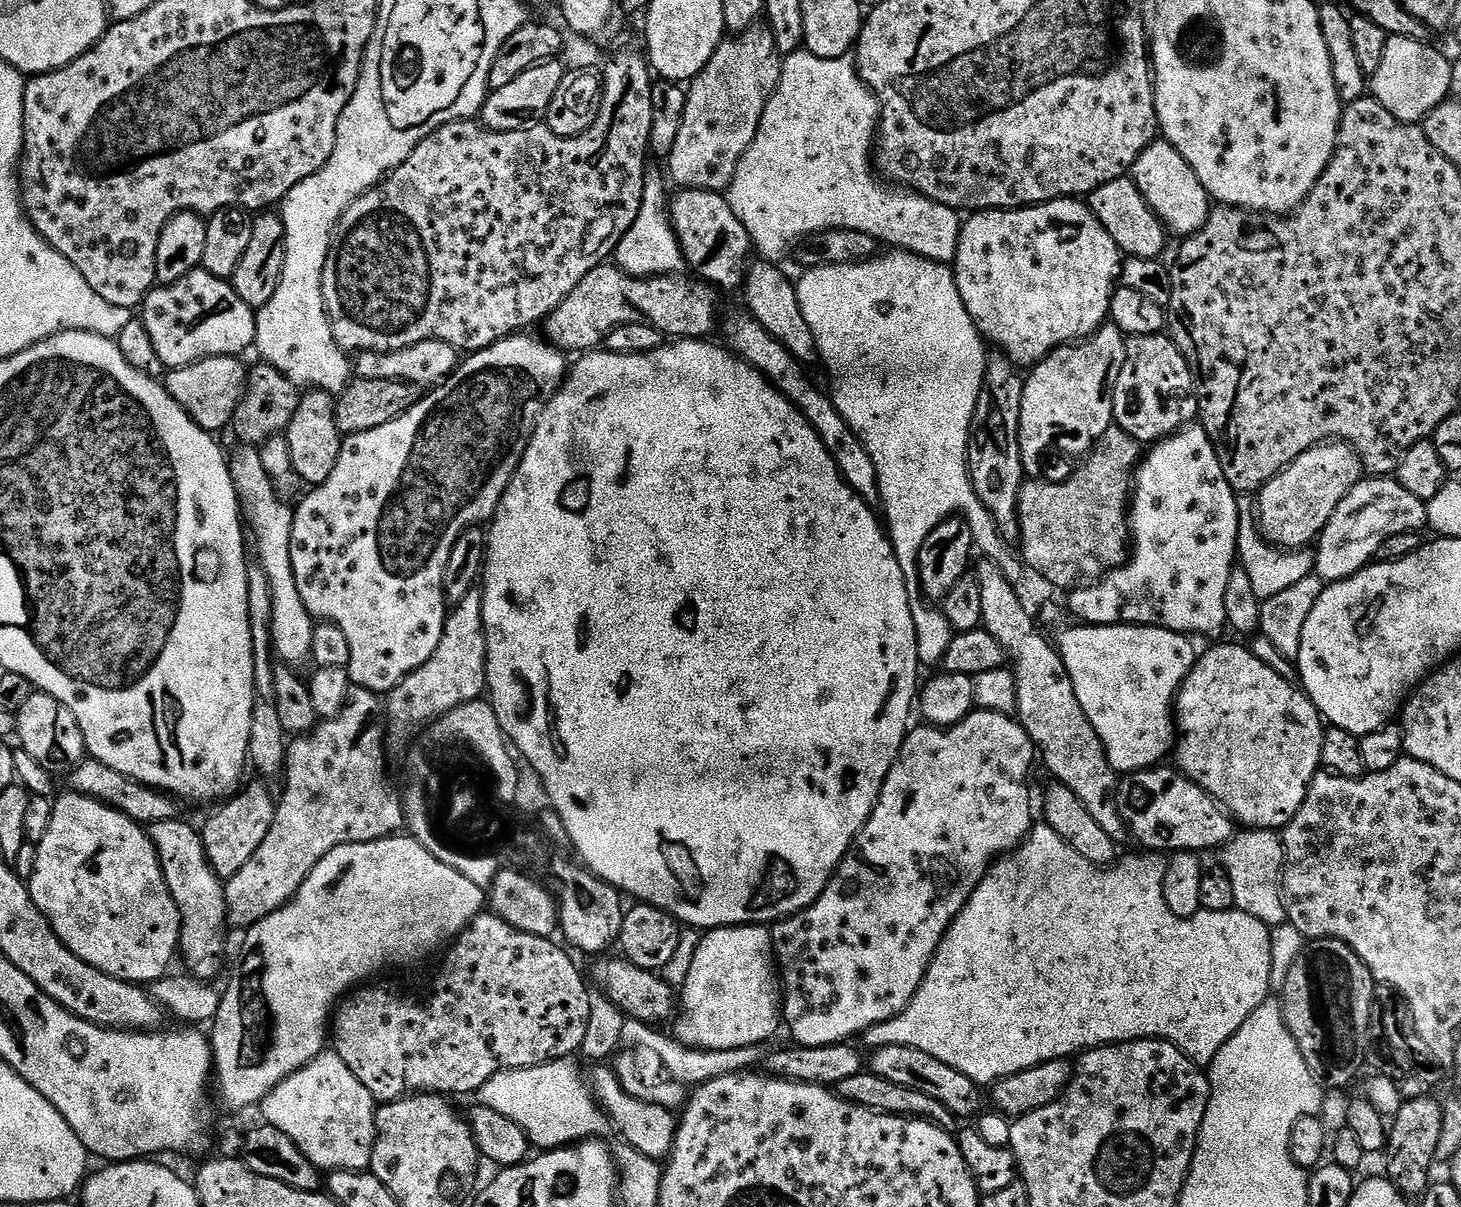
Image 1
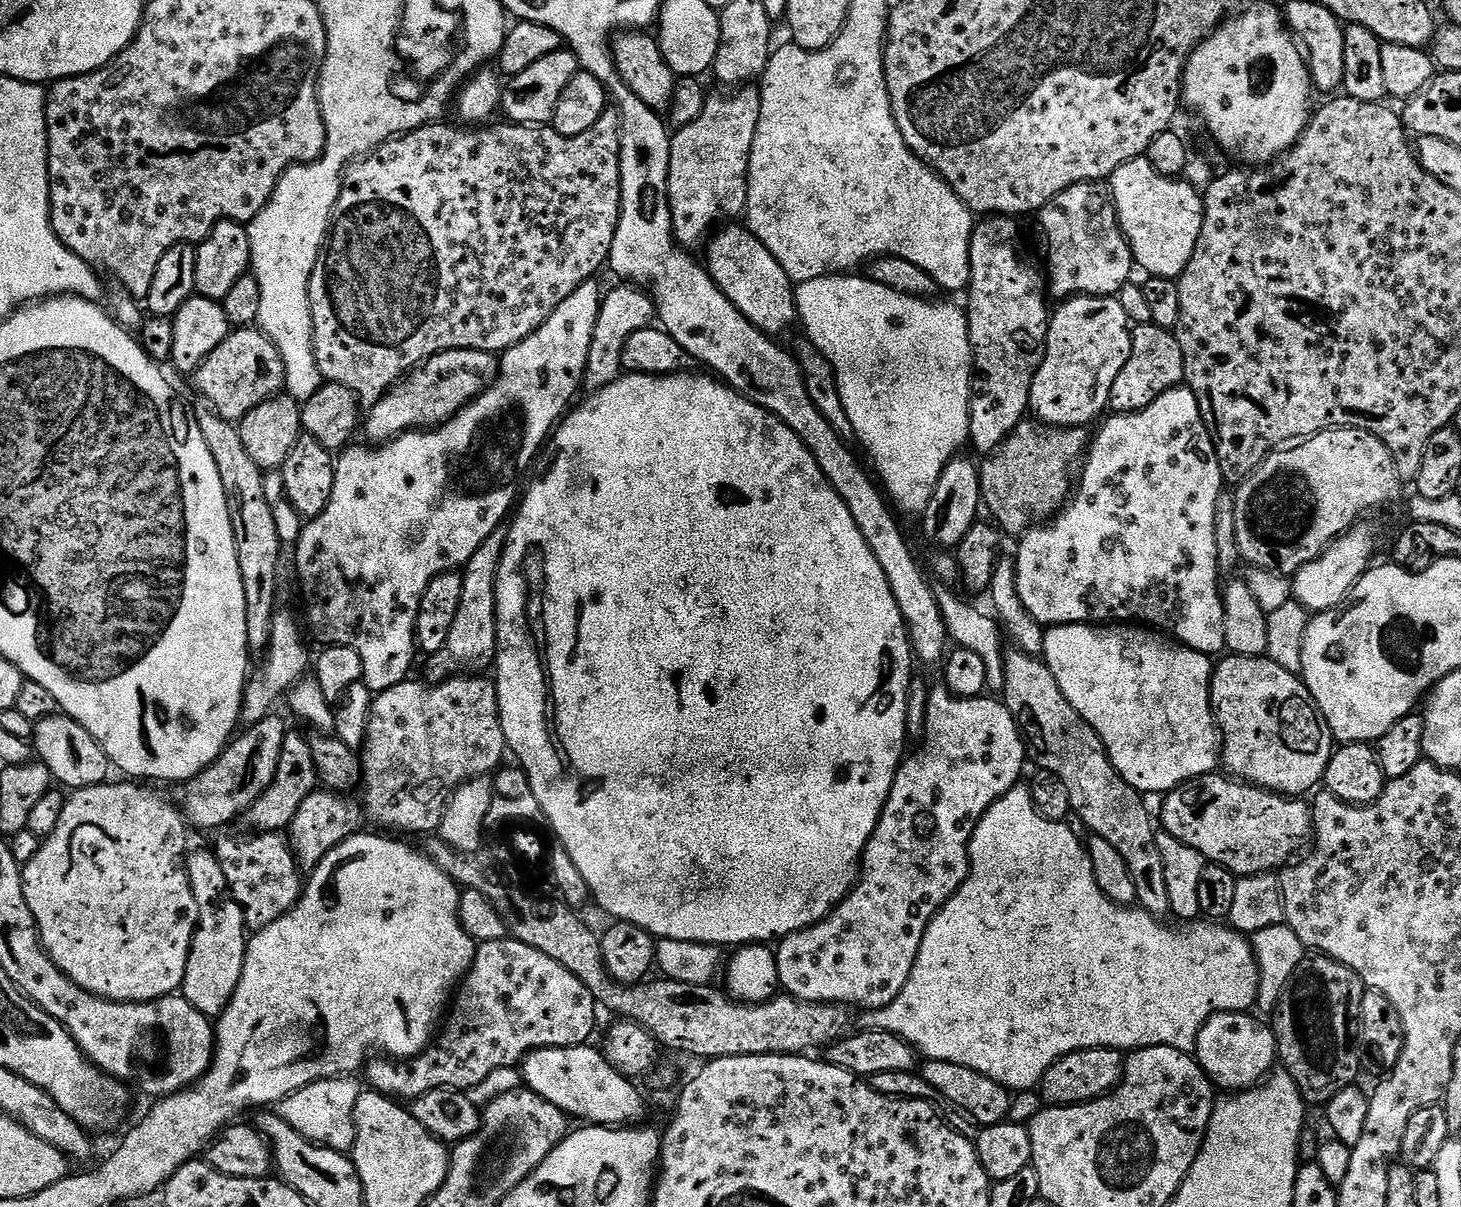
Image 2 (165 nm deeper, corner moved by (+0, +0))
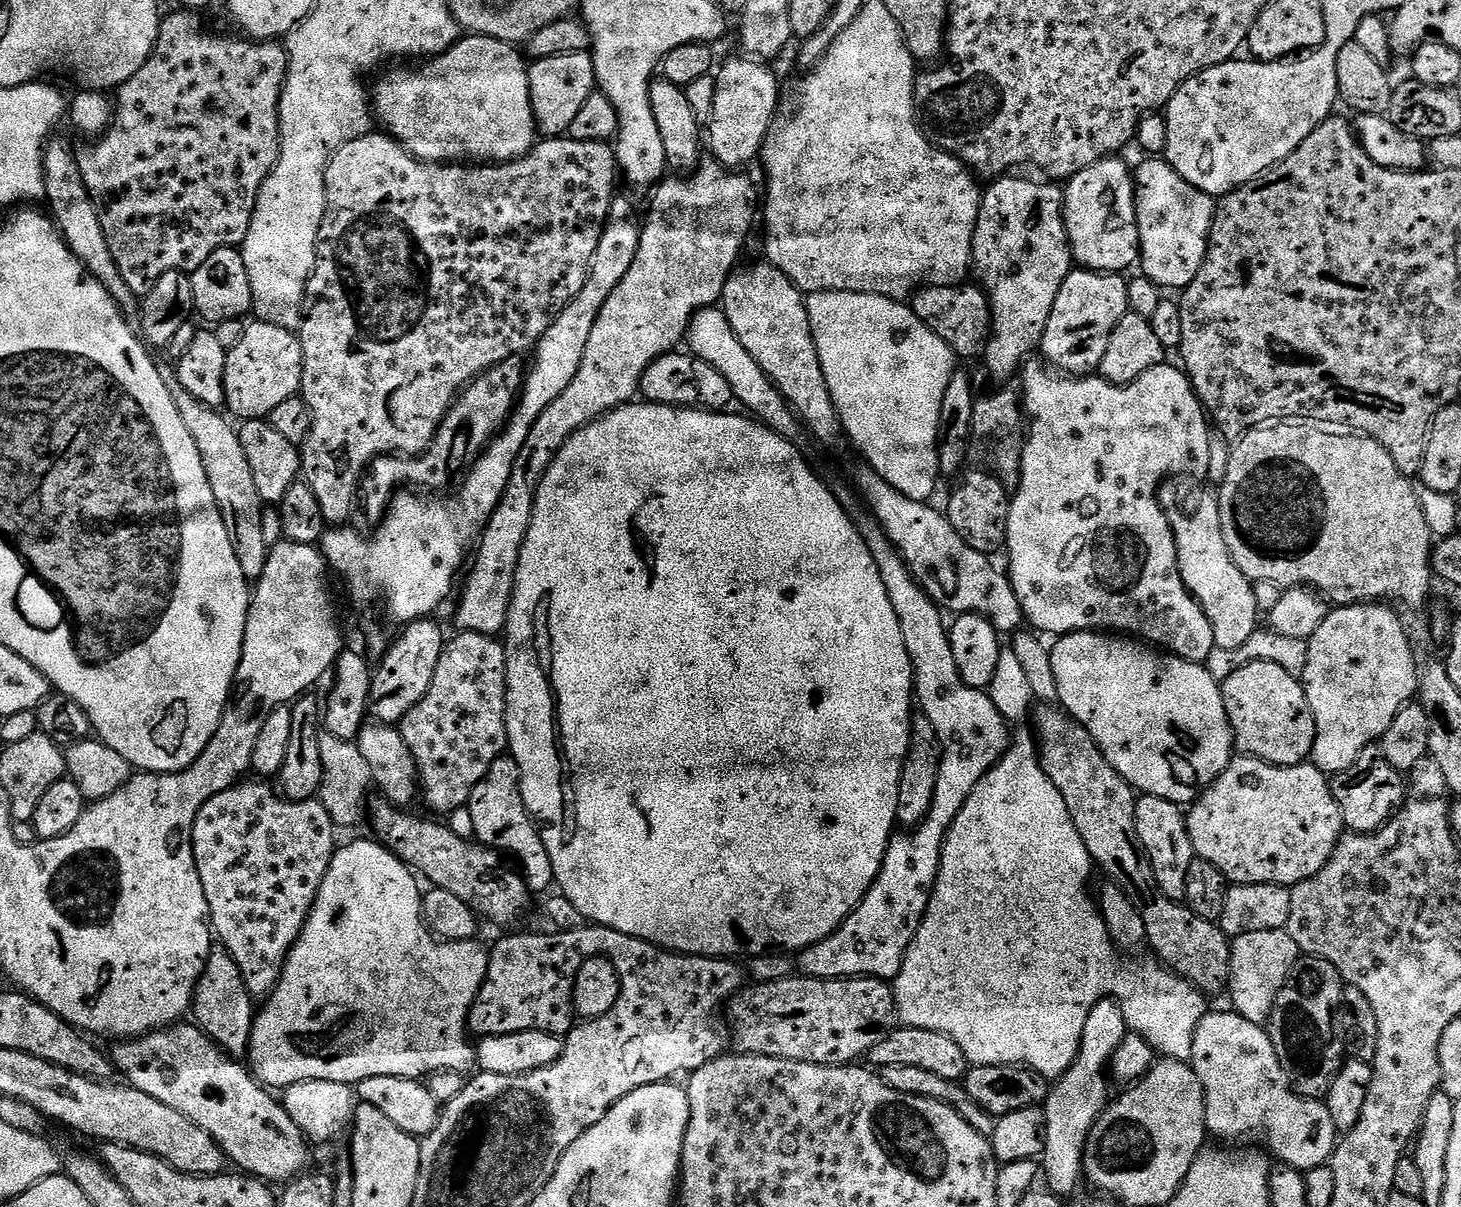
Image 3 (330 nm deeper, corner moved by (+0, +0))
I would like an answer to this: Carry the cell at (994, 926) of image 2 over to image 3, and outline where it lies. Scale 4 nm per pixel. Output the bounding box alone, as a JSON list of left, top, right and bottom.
[894,732,1210,1082]

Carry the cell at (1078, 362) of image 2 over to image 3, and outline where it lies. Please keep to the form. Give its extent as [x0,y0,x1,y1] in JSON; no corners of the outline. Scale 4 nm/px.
[1039,270,1128,378]

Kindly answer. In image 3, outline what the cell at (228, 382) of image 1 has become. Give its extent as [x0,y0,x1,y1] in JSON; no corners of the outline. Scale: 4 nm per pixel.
[224,322,302,421]

